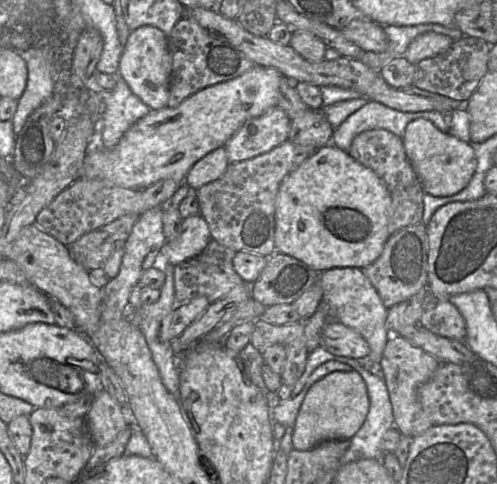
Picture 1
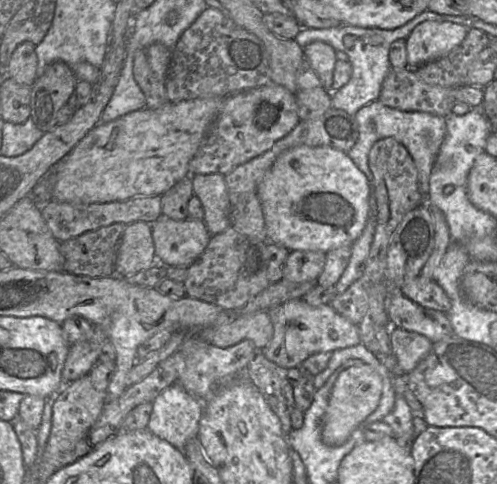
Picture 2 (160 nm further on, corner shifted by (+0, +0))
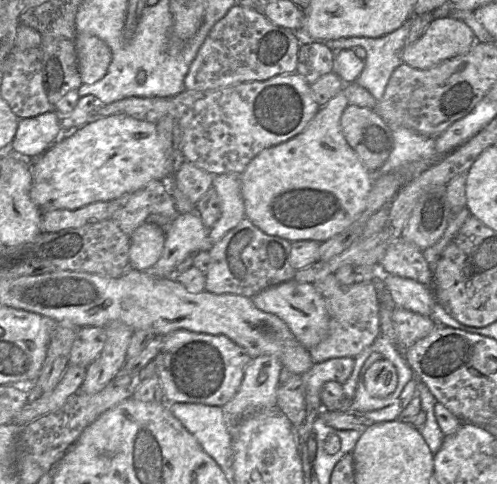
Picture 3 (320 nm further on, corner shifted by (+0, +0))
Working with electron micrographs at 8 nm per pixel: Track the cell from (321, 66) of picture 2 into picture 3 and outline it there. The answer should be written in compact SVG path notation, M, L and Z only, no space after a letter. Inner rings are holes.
M344 89L321 107L308 126L293 138L262 150L240 175L245 217L264 233L290 242L324 242L349 227L362 214L374 174L363 165L346 141L340 118L349 104Z

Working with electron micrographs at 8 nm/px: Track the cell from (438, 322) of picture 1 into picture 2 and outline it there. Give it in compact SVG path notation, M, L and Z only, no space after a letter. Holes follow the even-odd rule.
M418 275L407 280L400 288L400 292L420 306L442 313L447 313L451 303L444 290L434 279Z

